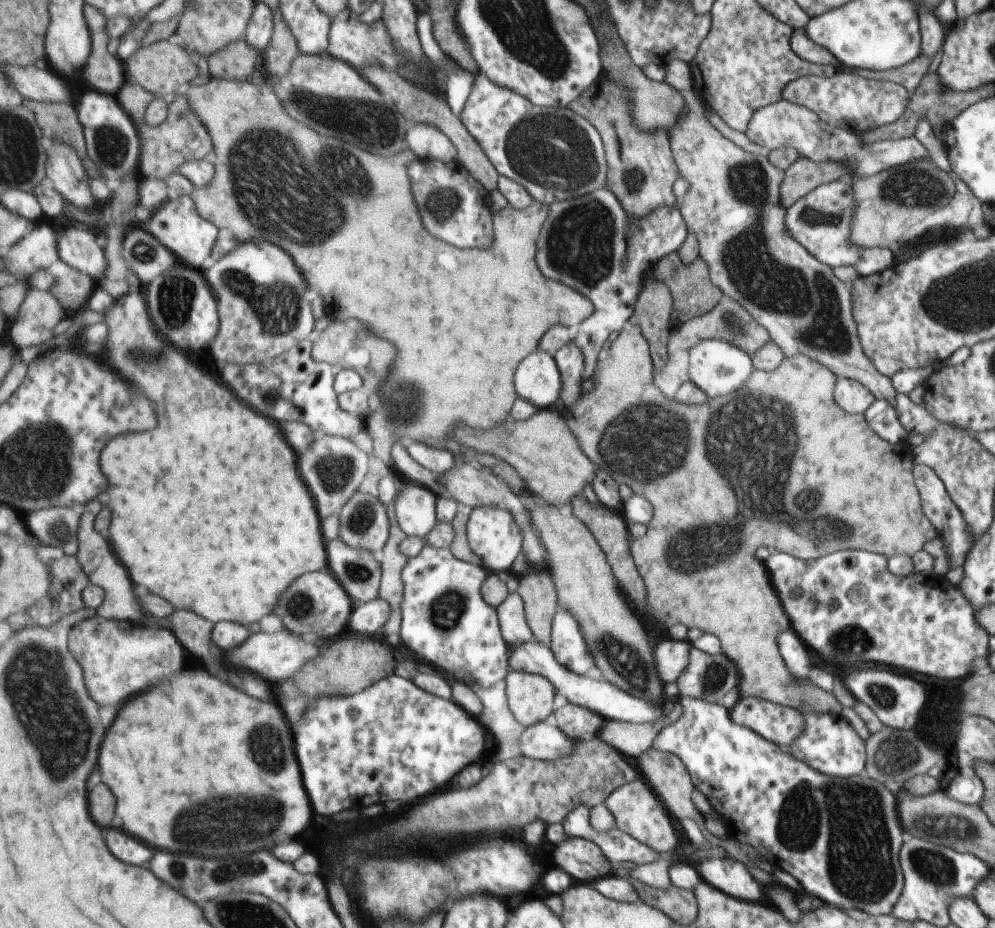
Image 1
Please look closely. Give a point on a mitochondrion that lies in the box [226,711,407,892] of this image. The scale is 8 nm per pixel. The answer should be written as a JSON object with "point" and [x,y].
{"point":[263,744]}

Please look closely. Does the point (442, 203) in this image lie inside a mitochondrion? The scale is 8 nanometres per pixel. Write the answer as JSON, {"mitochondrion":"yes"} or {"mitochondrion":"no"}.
{"mitochondrion":"yes"}

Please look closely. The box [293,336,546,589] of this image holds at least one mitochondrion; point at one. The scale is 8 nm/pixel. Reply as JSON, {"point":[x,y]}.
{"point":[408,405]}

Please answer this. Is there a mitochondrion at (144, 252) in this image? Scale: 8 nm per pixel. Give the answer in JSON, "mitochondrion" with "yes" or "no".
{"mitochondrion":"yes"}

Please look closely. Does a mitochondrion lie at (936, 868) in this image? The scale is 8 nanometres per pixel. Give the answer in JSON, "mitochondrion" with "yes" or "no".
{"mitochondrion":"yes"}

